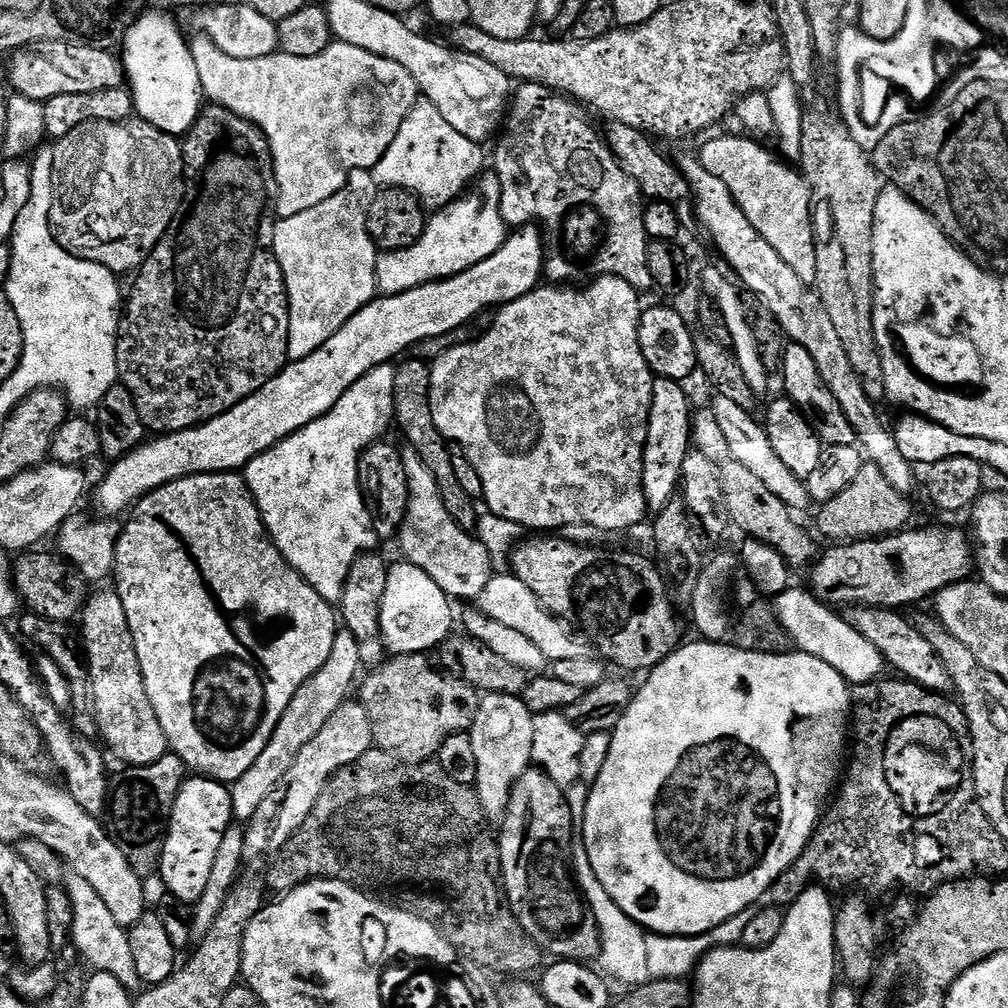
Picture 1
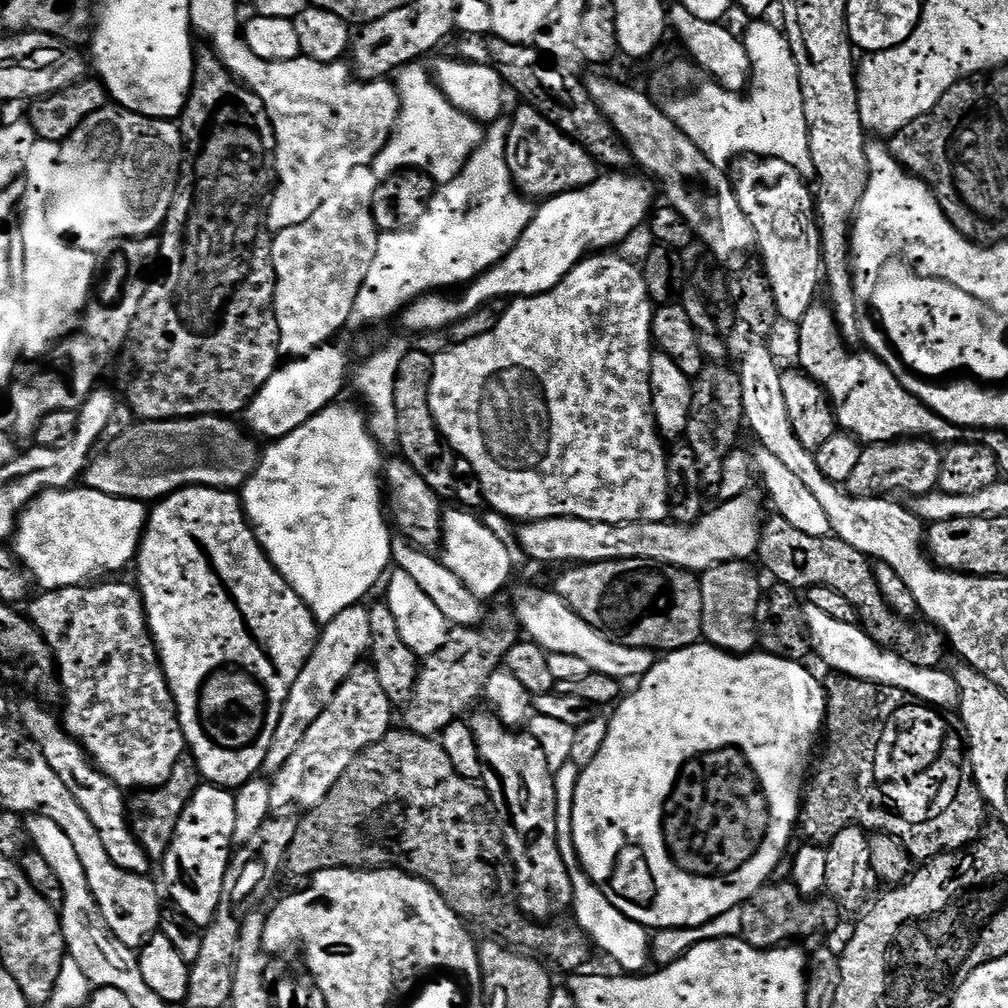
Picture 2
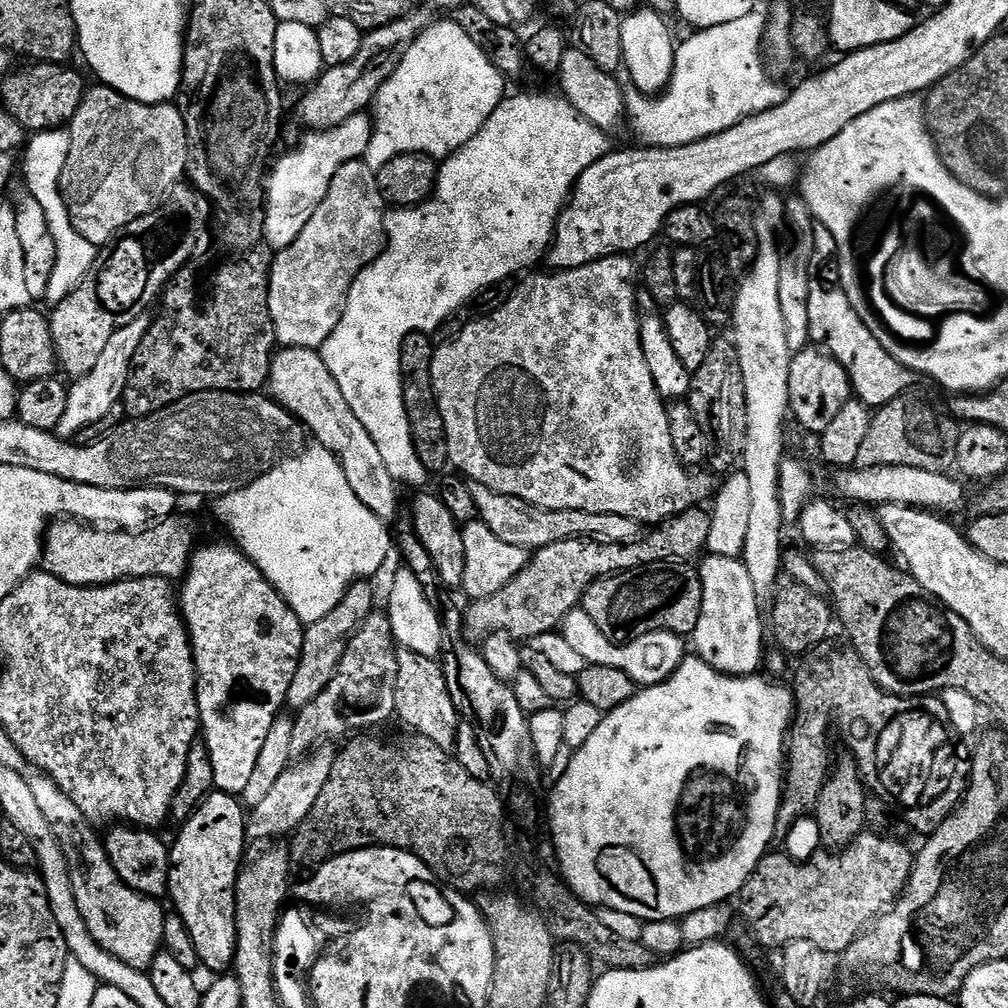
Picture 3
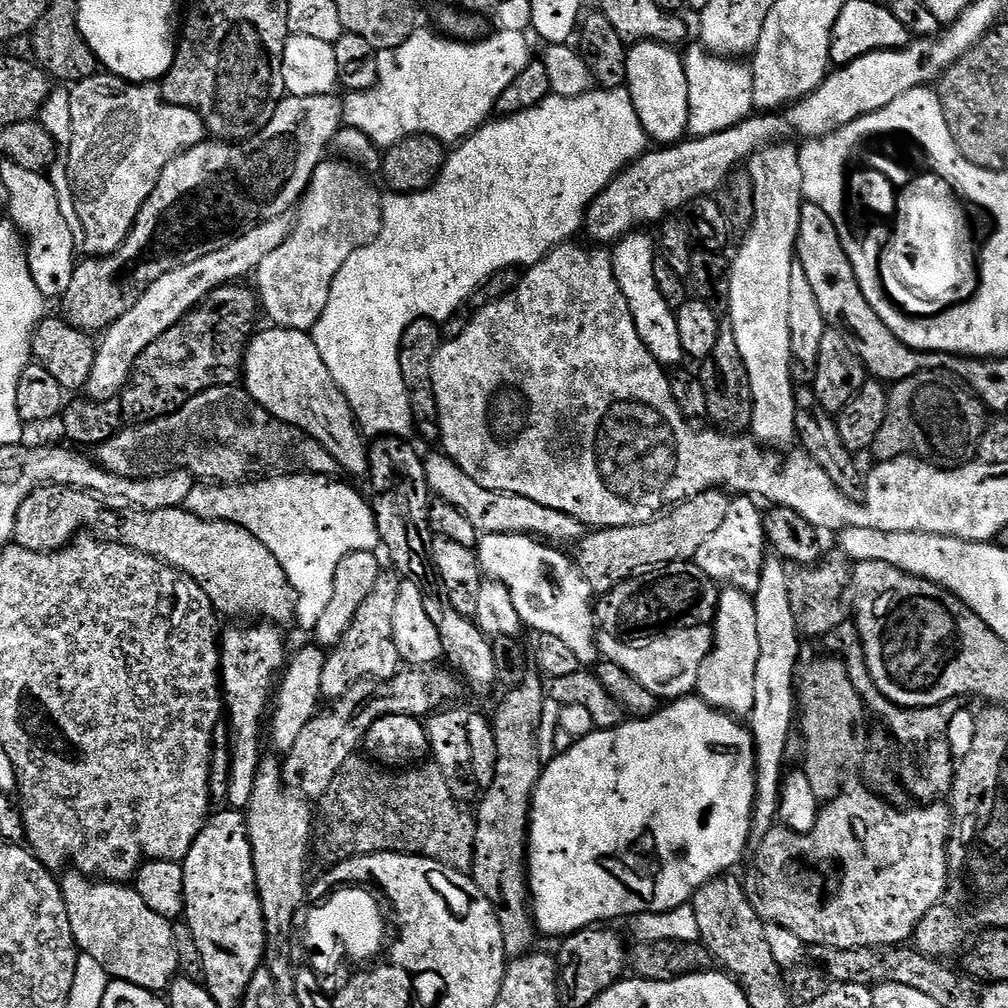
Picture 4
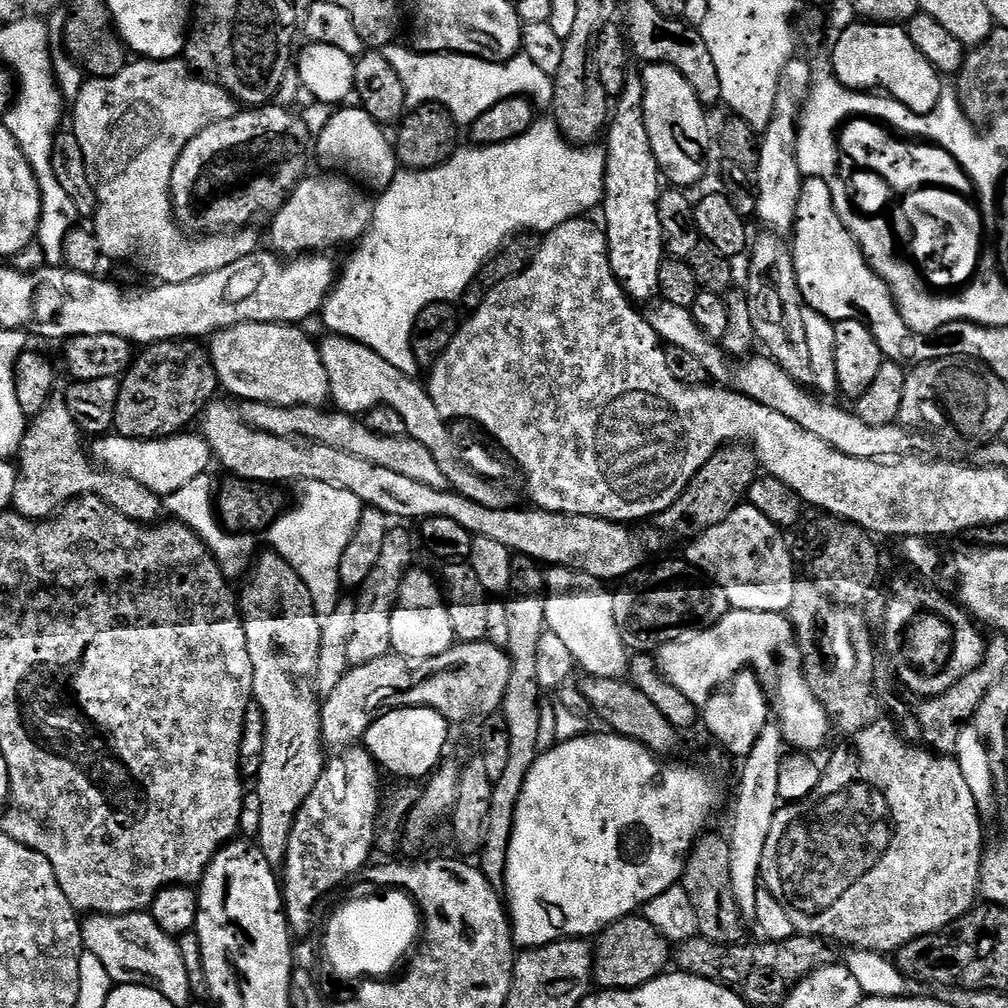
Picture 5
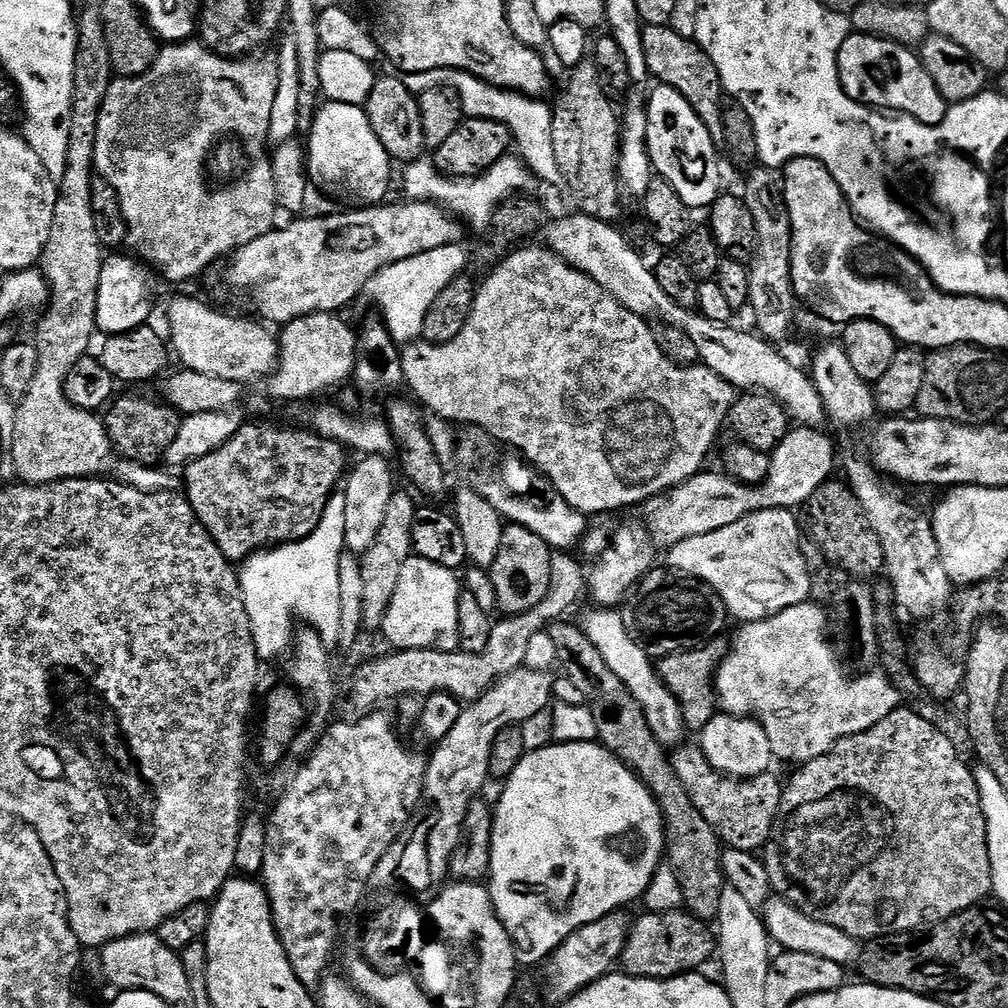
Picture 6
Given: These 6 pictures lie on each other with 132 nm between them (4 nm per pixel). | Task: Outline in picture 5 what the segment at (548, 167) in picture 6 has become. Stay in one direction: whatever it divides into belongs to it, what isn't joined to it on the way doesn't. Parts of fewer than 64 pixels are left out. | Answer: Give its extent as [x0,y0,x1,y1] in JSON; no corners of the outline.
[383,43,553,126]

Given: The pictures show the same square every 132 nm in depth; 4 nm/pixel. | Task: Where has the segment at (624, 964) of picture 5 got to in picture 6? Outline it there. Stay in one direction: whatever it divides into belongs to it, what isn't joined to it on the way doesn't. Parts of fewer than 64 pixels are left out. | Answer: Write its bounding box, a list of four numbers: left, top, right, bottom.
[620,910,718,980]

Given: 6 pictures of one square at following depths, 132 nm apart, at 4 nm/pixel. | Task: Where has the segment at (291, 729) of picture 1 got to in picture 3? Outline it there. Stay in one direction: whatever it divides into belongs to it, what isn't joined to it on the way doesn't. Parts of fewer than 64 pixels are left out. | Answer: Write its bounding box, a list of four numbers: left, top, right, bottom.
[287,582,377,710]

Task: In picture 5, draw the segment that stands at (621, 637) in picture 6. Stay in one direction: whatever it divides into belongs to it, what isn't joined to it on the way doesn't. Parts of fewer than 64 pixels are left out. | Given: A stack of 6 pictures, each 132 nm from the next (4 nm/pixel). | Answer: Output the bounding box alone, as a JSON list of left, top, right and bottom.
[544,566,630,679]

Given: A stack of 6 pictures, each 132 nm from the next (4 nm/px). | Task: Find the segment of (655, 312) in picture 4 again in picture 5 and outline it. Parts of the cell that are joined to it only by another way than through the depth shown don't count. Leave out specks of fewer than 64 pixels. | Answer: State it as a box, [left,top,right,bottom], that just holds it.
[602,74,666,302]

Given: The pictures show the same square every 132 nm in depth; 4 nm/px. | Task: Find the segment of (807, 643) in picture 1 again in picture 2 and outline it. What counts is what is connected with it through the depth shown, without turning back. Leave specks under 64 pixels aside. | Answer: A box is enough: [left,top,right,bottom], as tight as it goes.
[803,605,960,710]

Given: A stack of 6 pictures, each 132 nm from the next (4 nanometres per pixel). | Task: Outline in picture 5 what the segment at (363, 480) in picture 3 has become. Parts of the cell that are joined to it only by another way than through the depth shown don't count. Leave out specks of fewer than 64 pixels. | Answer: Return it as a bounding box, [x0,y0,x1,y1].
[210,324,330,408]

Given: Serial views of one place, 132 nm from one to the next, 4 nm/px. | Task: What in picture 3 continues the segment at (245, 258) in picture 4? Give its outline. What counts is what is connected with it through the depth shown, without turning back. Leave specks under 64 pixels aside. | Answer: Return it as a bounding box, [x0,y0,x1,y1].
[58,114,372,441]

